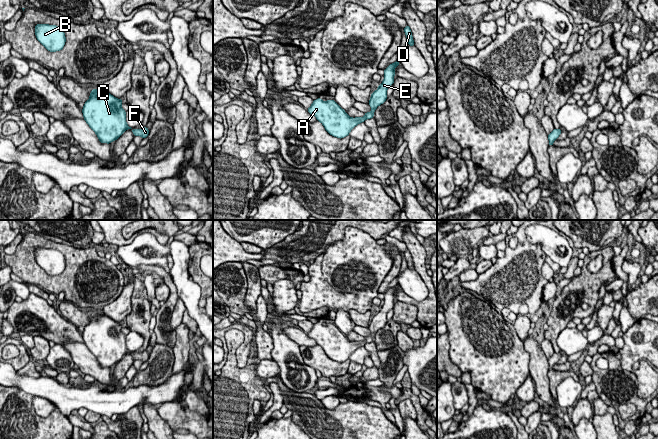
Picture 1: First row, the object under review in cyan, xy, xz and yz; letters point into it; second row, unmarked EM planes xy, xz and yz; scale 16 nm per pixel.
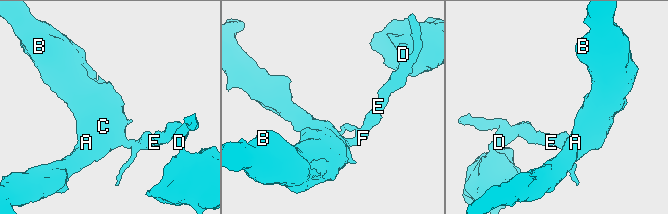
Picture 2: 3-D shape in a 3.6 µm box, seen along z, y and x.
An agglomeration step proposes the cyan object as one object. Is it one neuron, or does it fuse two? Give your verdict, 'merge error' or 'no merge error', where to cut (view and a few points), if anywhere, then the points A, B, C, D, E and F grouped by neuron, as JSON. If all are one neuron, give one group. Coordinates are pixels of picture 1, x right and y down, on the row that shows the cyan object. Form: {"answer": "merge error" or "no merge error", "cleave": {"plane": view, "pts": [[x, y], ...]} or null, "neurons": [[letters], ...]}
{"answer": "no merge error", "cleave": null, "neurons": [["A", "B", "C", "D", "E", "F"]]}

